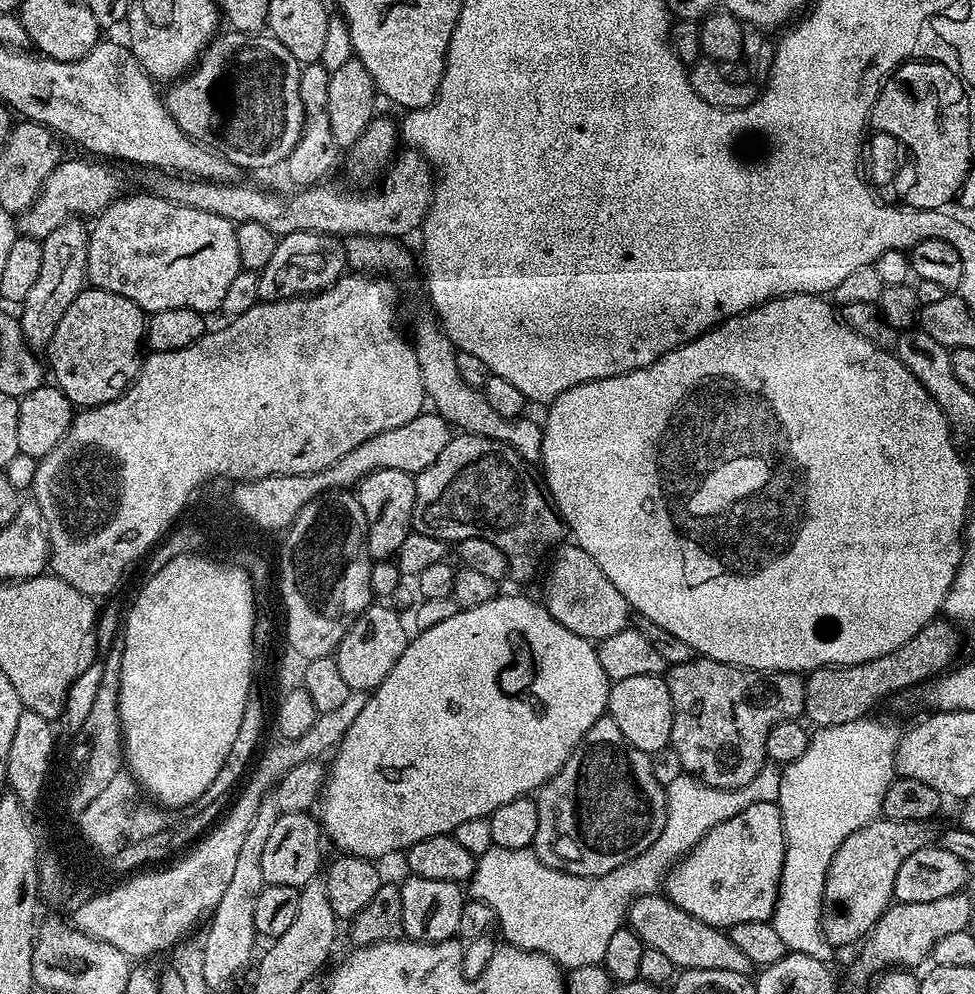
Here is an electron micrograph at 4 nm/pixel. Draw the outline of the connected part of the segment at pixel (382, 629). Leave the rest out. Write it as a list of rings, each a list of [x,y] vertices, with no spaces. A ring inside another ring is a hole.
[[[373,602],[353,624],[348,633],[342,638],[342,642],[336,647],[335,657],[338,662],[338,670],[342,673],[342,678],[346,681],[346,686],[353,692],[371,693],[394,670],[394,662],[402,658],[410,639],[410,632],[404,629],[404,620],[392,608],[387,608],[387,603]]]

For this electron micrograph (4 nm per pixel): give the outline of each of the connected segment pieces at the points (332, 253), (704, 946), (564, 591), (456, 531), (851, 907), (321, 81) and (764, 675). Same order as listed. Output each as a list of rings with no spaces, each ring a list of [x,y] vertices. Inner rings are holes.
[[[295,232],[277,239],[270,262],[258,273],[258,294],[261,301],[311,296],[329,288],[345,272],[344,244],[337,237],[326,232]]]
[[[649,894],[636,897],[628,908],[626,924],[634,934],[638,934],[645,948],[653,948],[666,954],[666,958],[670,958],[670,962],[677,969],[730,970],[746,977],[753,975],[754,966],[750,958],[746,958],[746,954],[742,954],[742,950],[734,946],[725,929],[715,928],[686,914],[686,910],[668,901],[667,895]]]
[[[574,542],[561,543],[551,557],[552,564],[544,586],[542,602],[548,613],[566,630],[599,642],[629,627],[630,609],[618,588],[602,572],[590,554]]]
[[[453,435],[446,450],[442,450],[442,454],[438,454],[438,458],[434,458],[434,462],[426,466],[426,470],[415,473],[413,529],[424,536],[437,536],[440,540],[452,540],[451,542],[475,536],[486,538],[486,542],[494,542],[494,546],[498,546],[498,550],[506,554],[511,579],[530,579],[536,572],[536,563],[544,555],[547,557],[565,539],[566,525],[538,480],[536,485],[528,468],[531,468],[529,461],[502,442],[485,436]]]
[[[877,818],[854,830],[834,854],[824,883],[824,909],[820,925],[824,937],[833,946],[852,944],[871,932],[878,918],[893,903],[894,878],[910,854],[929,843],[929,825],[924,822],[898,822]]]
[[[319,62],[305,64],[301,67],[298,78],[298,98],[302,100],[304,121],[300,131],[300,141],[290,150],[288,159],[283,161],[282,168],[288,171],[290,179],[296,186],[315,186],[325,179],[324,176],[336,164],[338,149],[332,142],[330,134],[330,74]]]
[[[694,658],[690,662],[671,665],[667,669],[666,679],[674,710],[674,726],[672,727],[670,747],[678,750],[678,758],[682,758],[682,766],[687,775],[694,776],[703,784],[709,784],[715,788],[745,788],[750,782],[754,782],[754,778],[763,770],[768,760],[766,738],[770,738],[770,730],[774,730],[774,726],[783,720],[796,720],[804,711],[805,677],[795,672],[755,672],[753,668],[740,668],[737,664],[719,664],[716,660]]]

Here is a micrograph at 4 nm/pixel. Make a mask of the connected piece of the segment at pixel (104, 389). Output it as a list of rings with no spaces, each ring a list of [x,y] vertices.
[[[85,287],[83,292],[70,302],[66,314],[62,314],[62,322],[58,322],[58,330],[54,330],[54,338],[47,346],[47,367],[50,376],[54,379],[55,387],[60,388],[73,406],[81,409],[97,408],[99,404],[105,404],[116,400],[128,389],[140,371],[142,363],[142,351],[140,344],[145,343],[144,326],[146,323],[145,313],[130,298],[122,298],[122,294],[114,294],[110,290],[101,288]]]

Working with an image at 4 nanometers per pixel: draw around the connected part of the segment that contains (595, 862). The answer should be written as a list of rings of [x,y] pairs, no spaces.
[[[607,714],[600,716],[598,722],[594,722],[594,726],[590,726],[590,730],[586,730],[586,734],[581,738],[579,744],[573,748],[570,758],[566,758],[566,762],[558,770],[558,774],[554,774],[539,788],[534,799],[538,806],[538,834],[534,834],[532,843],[536,856],[546,866],[550,866],[554,870],[569,872],[575,876],[605,876],[610,874],[610,870],[638,858],[656,841],[658,834],[662,834],[662,826],[668,817],[668,793],[665,785],[660,784],[658,778],[654,776],[651,755],[630,746],[630,742],[626,742],[622,730],[618,730],[618,722],[614,722],[614,718]]]

